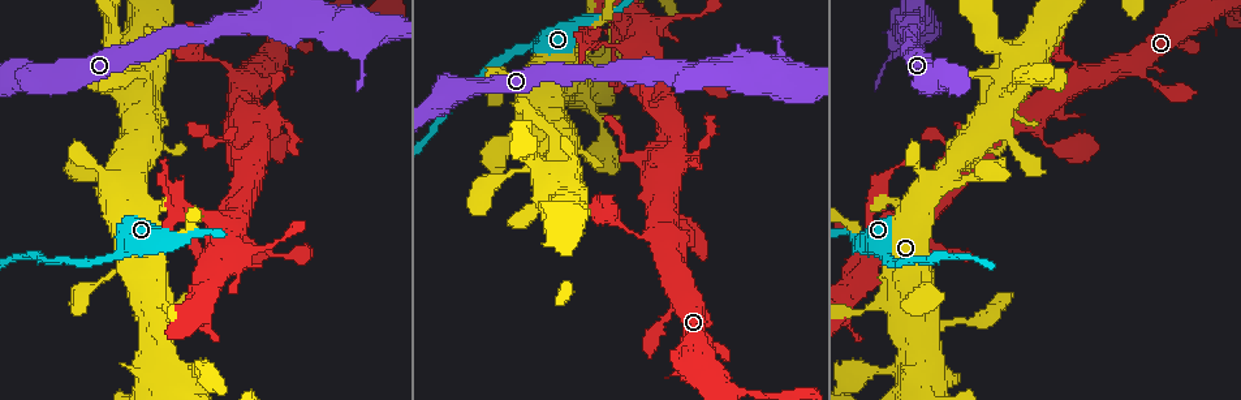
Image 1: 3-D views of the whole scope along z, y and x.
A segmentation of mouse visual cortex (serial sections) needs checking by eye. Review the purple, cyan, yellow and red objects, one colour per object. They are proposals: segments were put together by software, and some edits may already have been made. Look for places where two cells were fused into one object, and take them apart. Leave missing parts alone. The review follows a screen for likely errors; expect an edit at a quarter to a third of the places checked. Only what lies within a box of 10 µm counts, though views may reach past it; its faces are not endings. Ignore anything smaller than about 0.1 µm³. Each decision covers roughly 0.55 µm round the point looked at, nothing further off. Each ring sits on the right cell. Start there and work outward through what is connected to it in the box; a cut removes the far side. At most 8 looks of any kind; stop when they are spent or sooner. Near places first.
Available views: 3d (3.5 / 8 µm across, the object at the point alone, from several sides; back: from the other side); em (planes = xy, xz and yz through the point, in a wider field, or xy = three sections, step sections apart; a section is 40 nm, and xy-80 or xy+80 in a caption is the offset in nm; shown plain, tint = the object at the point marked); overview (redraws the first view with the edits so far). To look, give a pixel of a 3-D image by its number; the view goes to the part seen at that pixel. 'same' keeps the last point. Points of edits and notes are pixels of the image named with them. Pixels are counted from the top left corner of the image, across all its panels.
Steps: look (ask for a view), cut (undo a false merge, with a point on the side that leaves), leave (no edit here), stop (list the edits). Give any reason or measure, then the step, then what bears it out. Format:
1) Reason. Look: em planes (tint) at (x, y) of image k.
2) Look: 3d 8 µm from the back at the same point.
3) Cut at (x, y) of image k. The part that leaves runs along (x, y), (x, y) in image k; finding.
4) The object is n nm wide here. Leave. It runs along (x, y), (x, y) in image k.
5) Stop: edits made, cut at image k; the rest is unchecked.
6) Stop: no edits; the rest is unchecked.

A fork. Look: 3d 3.5 µm at (215, 225) of image 1.

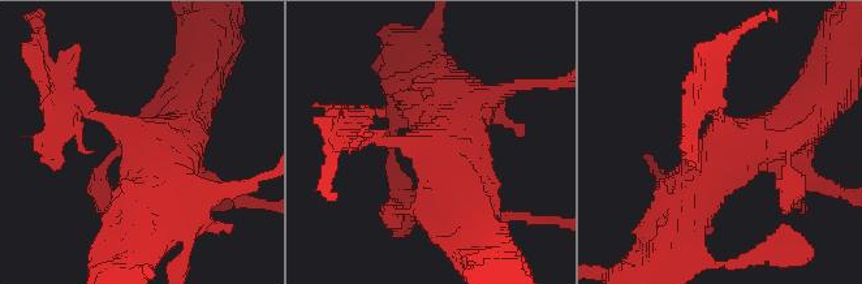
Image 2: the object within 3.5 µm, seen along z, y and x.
Need the tissue. Look: em xy step 5 (tint) at (721, 141) of image 2.

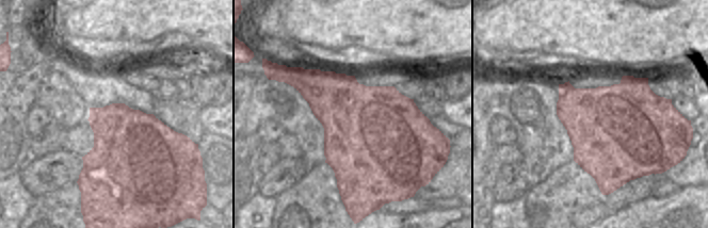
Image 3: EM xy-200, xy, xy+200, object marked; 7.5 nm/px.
The object is 800 nm wide here. Cut at (365, 115) of image 2. The part that leaves runs along (405, 143), (358, 133), (333, 156) in image 2; a second cell is stuck on.

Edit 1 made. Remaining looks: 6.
Redraw. Look: overview.

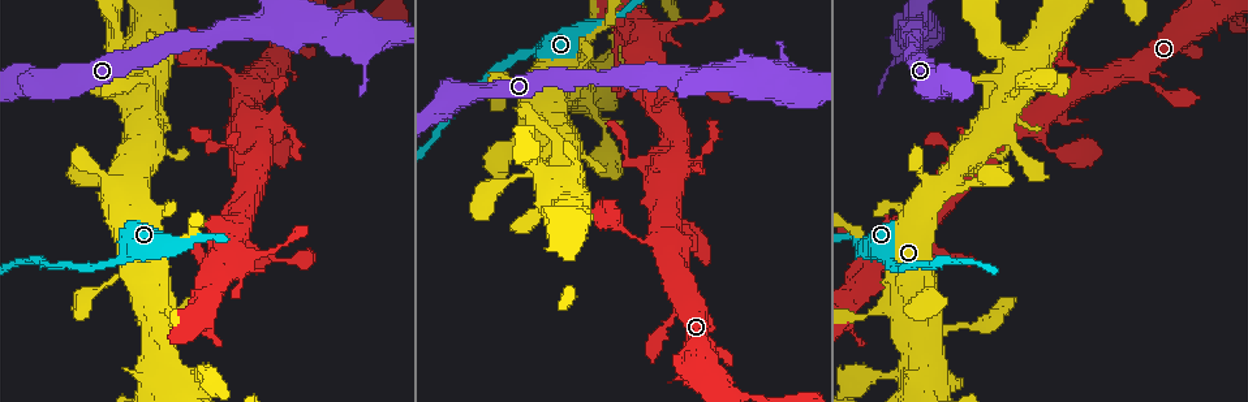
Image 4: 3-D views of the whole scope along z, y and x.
Look: 3d 3.5 µm at (179, 375) of image 4.

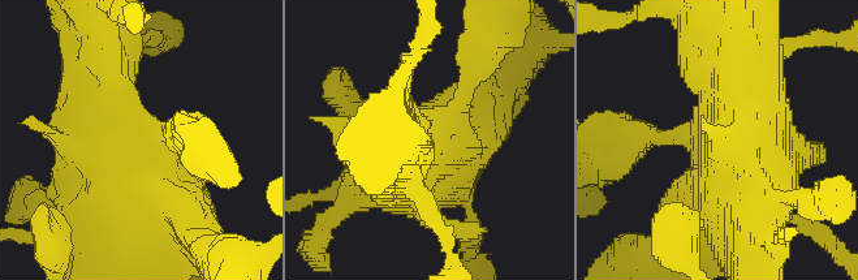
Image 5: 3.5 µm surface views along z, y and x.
Look: em xy step 1 (tint) at (140, 135) of image 5.

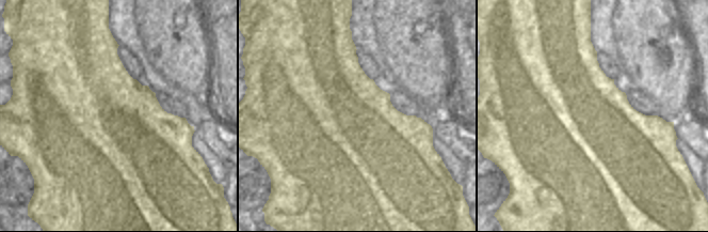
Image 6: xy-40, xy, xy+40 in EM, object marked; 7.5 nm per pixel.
Leave. Continuous, no second cell.

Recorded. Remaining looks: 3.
A narrow waist. Look: 3d 3.5 µm at (864, 316) of image 4.

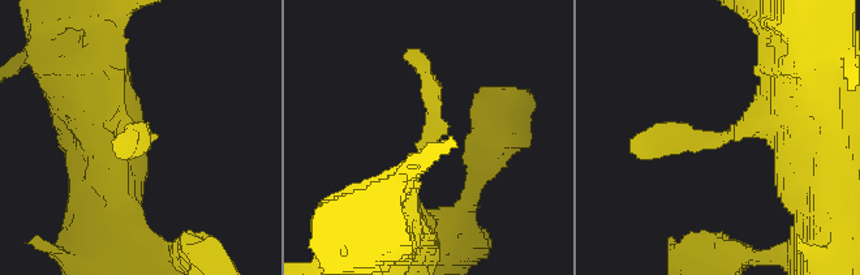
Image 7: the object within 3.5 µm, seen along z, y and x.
The arms are 250, 300 nm wide. Leave. It runs along (812, 99), (658, 155) in image 7; one cell here.

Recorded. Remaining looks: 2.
Stop: edits made, cut at image 2; the rest is unchecked.

